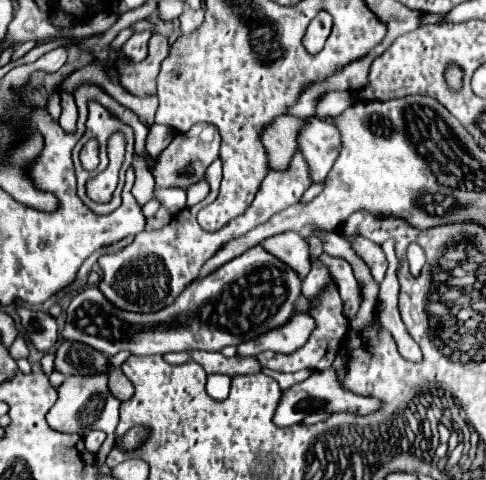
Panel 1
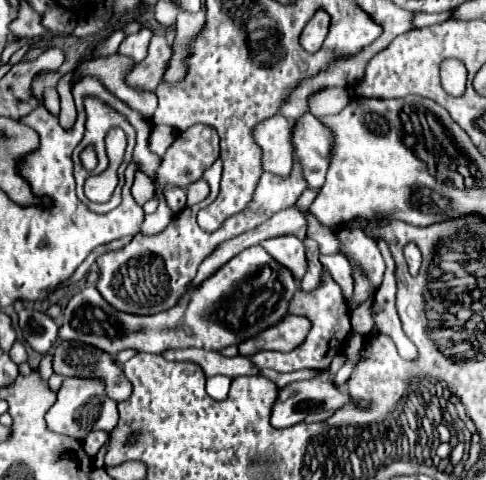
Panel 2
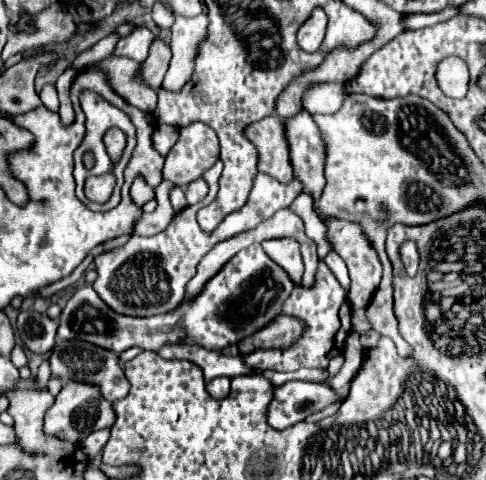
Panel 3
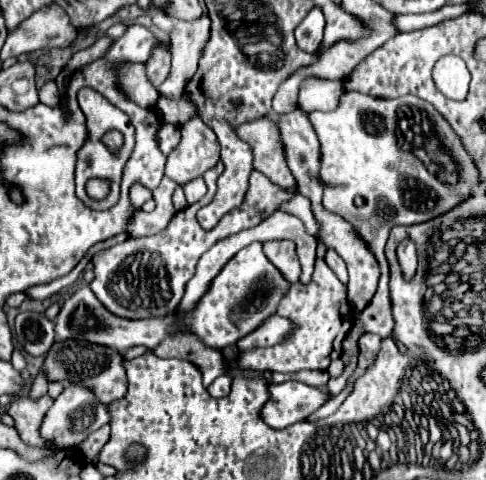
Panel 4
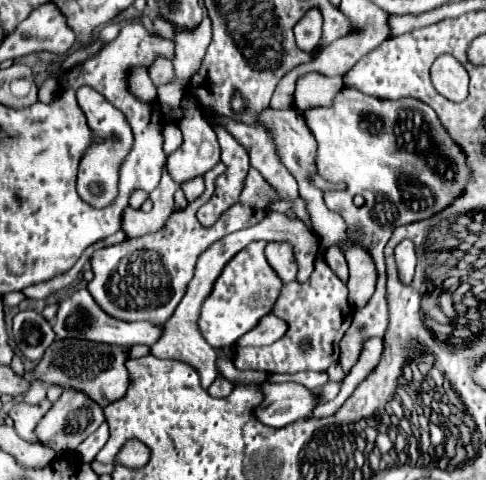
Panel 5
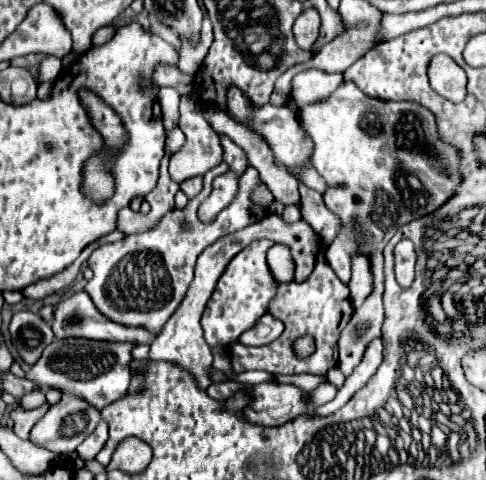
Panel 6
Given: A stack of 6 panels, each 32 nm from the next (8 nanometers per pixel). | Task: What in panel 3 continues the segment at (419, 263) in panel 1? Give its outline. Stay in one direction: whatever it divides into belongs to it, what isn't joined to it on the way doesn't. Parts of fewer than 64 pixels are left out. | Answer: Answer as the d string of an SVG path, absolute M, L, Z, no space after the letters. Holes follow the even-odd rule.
M404 242L400 246L400 258L402 258L402 264L406 268L406 274L408 276L414 276L416 270L418 270L418 250L416 250L416 244L414 242Z

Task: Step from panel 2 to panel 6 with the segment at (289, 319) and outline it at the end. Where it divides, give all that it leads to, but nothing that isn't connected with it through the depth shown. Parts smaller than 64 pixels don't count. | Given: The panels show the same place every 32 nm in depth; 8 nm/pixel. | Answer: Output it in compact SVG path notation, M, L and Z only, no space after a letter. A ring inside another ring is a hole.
M270 314L260 316L260 320L256 320L256 324L252 328L248 328L248 332L244 332L238 340L246 346L264 346L274 342L284 330L284 324L280 320L276 320Z

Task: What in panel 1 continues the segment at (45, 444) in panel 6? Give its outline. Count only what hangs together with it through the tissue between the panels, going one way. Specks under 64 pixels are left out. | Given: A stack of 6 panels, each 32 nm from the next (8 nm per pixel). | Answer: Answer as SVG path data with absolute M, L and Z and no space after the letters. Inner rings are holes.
M104 374L68 376L58 388L58 400L48 412L46 420L50 428L56 428L56 432L76 432L84 438L94 428L94 430L106 432L112 438L114 428L118 424L118 406L120 406L120 400L116 400L108 392L108 380Z

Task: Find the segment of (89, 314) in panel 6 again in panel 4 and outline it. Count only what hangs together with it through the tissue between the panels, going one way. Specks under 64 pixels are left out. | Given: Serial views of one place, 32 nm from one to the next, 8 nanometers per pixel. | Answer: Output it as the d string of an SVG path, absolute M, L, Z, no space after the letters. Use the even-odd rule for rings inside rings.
M88 286L76 290L60 308L58 316L56 316L56 338L58 340L68 340L68 338L80 338L80 340L88 340L94 344L102 344L102 346L110 346L116 348L118 352L126 352L132 346L146 346L148 350L152 350L166 334L172 332L174 328L174 316L168 318L150 318L150 320L126 320L126 318L118 318L114 314L110 314L92 294L92 290Z

